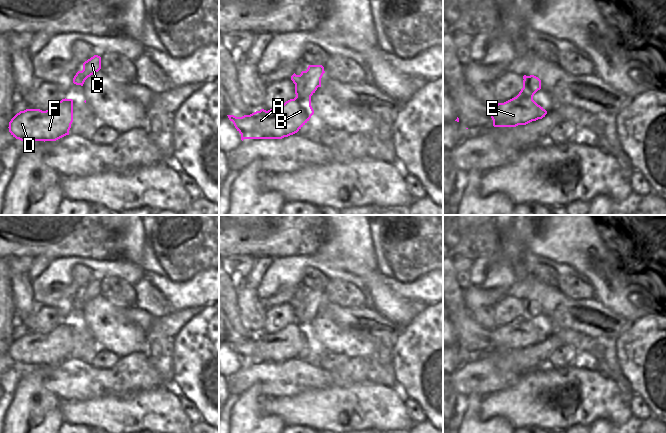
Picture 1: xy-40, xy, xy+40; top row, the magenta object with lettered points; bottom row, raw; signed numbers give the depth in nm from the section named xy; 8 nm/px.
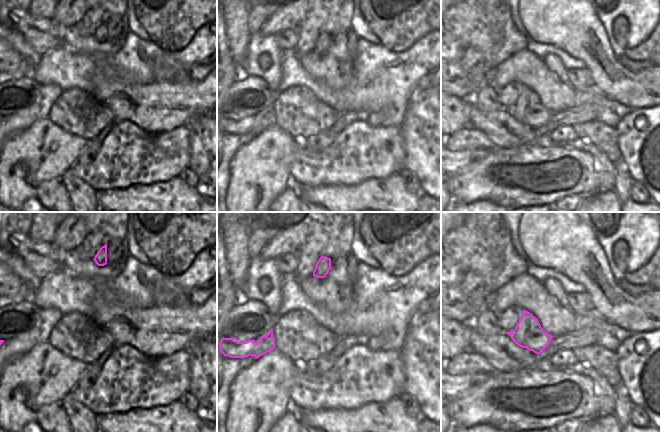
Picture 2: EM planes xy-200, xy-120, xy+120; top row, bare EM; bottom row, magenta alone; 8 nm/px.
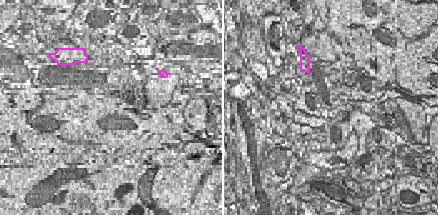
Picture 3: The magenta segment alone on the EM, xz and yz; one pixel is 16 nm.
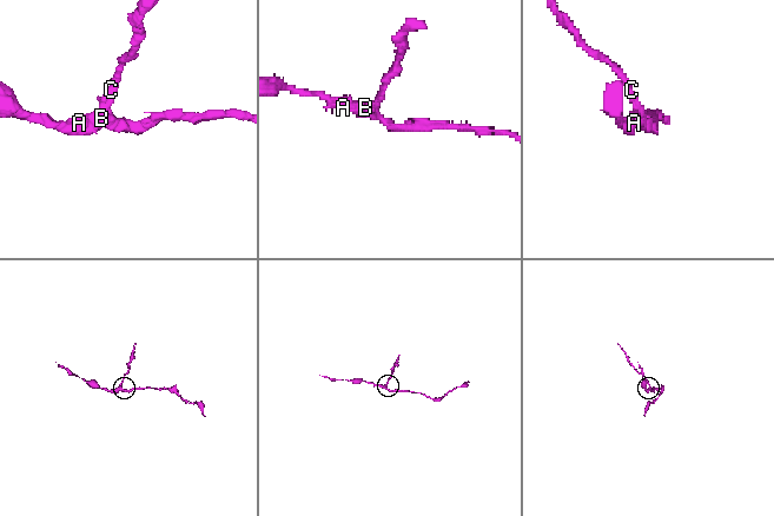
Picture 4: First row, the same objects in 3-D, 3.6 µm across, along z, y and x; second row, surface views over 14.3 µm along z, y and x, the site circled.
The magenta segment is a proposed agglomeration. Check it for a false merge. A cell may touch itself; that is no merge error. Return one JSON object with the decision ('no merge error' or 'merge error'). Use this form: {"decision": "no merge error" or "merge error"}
{"decision": "merge error"}

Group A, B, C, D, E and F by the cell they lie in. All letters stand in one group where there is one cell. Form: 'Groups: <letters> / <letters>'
Groups: A B D E F / C.

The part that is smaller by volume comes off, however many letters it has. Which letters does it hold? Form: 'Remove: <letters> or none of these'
Remove: C

